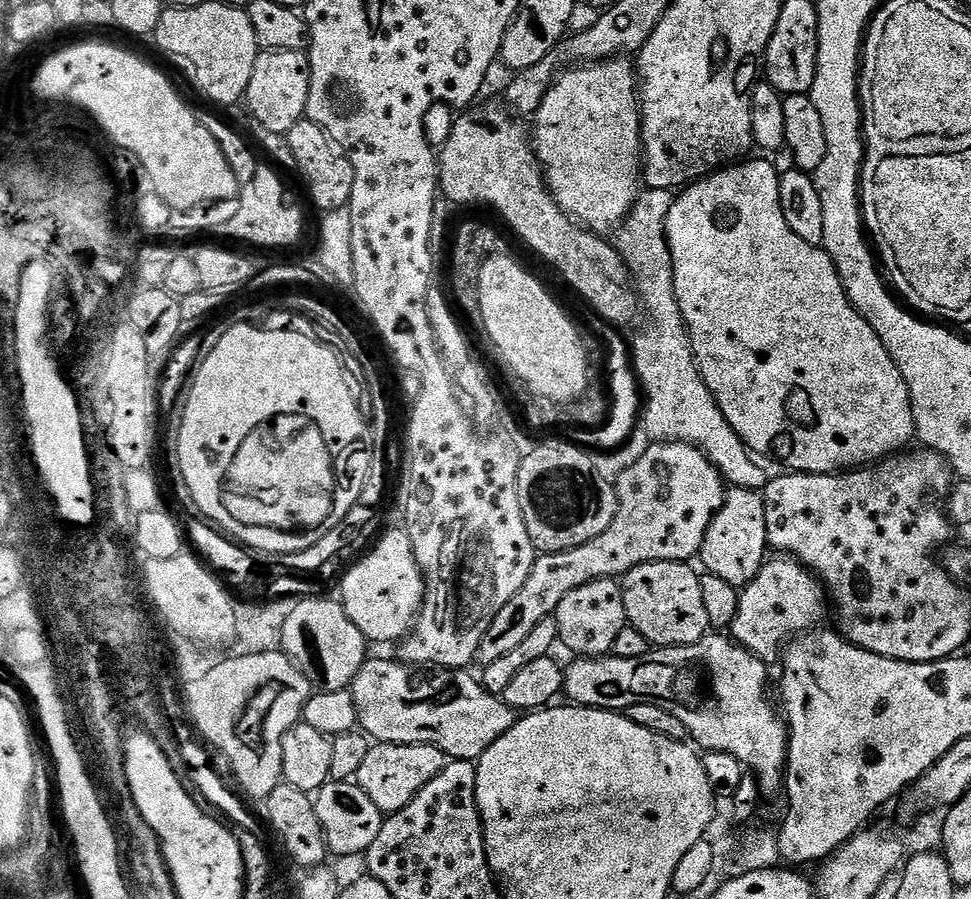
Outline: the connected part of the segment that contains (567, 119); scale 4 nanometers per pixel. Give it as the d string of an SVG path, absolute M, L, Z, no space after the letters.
M628 58L614 60L601 60L594 64L573 67L556 77L552 88L542 98L540 109L534 113L536 120L536 132L534 128L534 147L536 156L540 160L540 167L544 170L544 178L548 191L560 204L560 209L575 218L581 225L587 226L597 234L607 233L607 228L615 229L627 216L636 197L642 191L642 145L640 143L640 97L638 95L638 72Z

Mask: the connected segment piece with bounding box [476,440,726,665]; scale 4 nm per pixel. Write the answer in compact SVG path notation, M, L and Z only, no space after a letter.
M677 440L671 442L656 442L648 448L624 473L620 481L615 481L616 497L618 498L618 510L614 514L614 522L606 526L598 538L586 542L577 548L571 548L565 552L549 552L537 555L534 566L526 582L522 582L522 590L498 610L490 630L482 634L482 642L476 651L476 660L481 665L490 662L498 662L526 642L526 637L532 633L538 622L549 619L555 613L558 602L570 590L578 586L586 586L591 580L602 580L605 578L623 578L634 566L642 566L646 562L655 560L682 560L691 561L699 553L702 542L706 538L706 530L718 514L718 510L724 504L726 481L721 476L719 469L710 462L710 458L701 448L695 448L693 444L683 444Z

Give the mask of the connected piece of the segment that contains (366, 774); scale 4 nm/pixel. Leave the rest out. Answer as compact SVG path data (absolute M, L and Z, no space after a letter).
M376 742L369 747L366 759L362 761L362 767L354 777L354 783L370 797L370 802L374 802L380 812L391 814L410 806L418 790L422 790L426 782L434 782L434 778L442 774L448 761L449 757L442 750L438 750L438 746Z

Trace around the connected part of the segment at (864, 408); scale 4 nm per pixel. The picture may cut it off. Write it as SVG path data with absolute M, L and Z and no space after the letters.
M744 158L739 162L733 162L723 168L716 169L715 172L708 173L703 180L694 180L687 185L673 199L670 206L670 214L666 214L666 238L670 246L670 254L672 255L672 265L674 266L674 290L678 298L678 306L682 310L682 318L688 326L688 337L692 343L692 352L696 355L696 365L702 374L702 378L706 382L706 386L710 390L710 394L714 394L714 398L718 402L718 406L722 410L722 414L726 414L726 422L730 422L730 426L734 426L734 434L738 434L738 438L742 438L745 444L757 457L773 456L776 460L781 460L785 464L785 469L794 472L842 472L851 469L853 466L864 466L869 462L879 462L893 454L899 453L901 450L909 447L908 443L913 443L916 434L916 423L914 422L914 414L912 413L912 399L910 398L910 390L906 386L906 382L902 378L902 374L898 370L898 366L894 362L894 358L888 356L888 351L880 347L880 339L878 334L872 332L872 327L865 324L863 318L859 316L856 309L851 307L848 302L848 295L843 292L842 280L840 279L840 271L834 266L834 262L830 258L830 254L824 247L810 242L802 242L802 238L798 238L798 234L794 234L794 230L790 230L790 226L786 222L786 217L782 214L782 202L778 198L778 190L780 189L781 175L776 172L773 161L768 158L766 160L752 160L753 158Z

